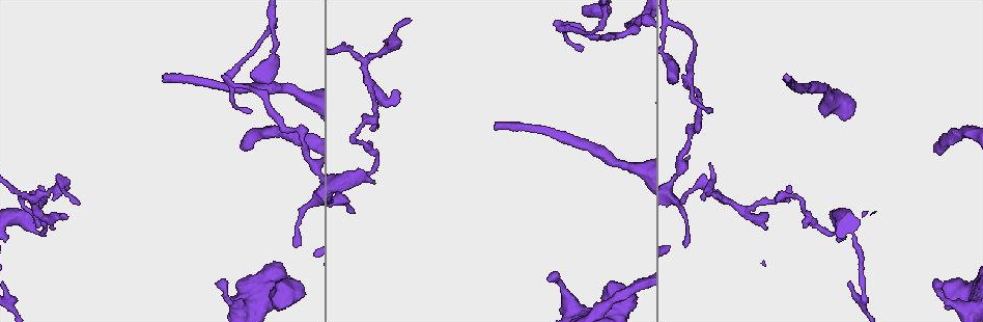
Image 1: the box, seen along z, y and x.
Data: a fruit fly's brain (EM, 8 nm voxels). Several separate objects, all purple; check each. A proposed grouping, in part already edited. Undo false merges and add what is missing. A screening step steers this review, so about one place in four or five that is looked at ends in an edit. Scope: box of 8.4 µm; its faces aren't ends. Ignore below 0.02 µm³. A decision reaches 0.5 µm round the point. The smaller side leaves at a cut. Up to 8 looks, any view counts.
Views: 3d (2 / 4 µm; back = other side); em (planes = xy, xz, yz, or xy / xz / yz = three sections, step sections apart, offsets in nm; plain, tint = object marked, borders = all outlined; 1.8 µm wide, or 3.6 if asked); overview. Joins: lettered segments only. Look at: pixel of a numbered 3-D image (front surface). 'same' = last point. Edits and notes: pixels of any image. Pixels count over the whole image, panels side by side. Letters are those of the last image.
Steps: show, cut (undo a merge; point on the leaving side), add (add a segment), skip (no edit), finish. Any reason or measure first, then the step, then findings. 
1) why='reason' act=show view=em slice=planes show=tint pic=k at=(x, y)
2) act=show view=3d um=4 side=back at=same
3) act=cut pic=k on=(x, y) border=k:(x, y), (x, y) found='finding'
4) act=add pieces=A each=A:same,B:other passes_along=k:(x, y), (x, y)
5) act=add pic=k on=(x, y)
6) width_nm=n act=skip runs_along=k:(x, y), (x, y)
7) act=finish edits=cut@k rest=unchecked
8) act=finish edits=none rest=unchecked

why='abrupt turn' act=show view=3d um=4 pic=1 at=(230, 75)

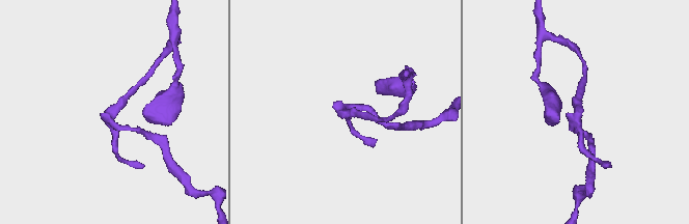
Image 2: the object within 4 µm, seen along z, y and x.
act=show view=em slice=xy step=8 show=tint pic=2 at=(110, 110)

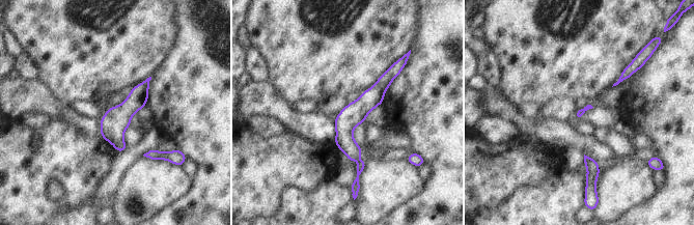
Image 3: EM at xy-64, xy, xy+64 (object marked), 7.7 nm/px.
why='another direction' act=show view=em slice=yz step=16 show=borders at=same

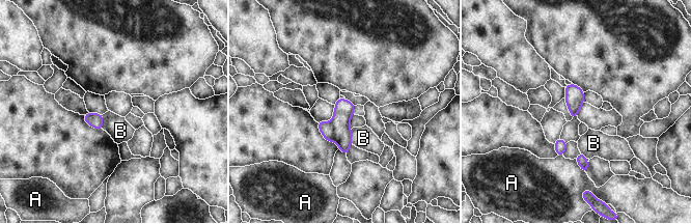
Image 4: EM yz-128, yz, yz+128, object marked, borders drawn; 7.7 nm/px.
act=cut pic=4 on=(343, 111) each=A:other,B:other found='a second neuron is stuck on'

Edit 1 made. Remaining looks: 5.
act=show view=em slice=planes show=borders pic=1 at=(785, 74)

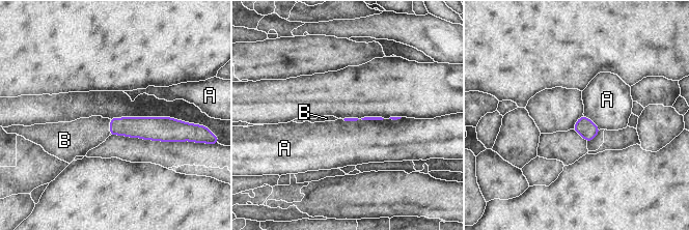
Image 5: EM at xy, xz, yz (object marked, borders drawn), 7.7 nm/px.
act=add pic=5 on=(80, 136) each=A:other,B:same passes_along=5:(142, 127), (110, 127), (80, 136) found='the neuron continues'

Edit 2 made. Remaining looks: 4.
act=finish edits=cut@4,add@5 rest=unchecked

